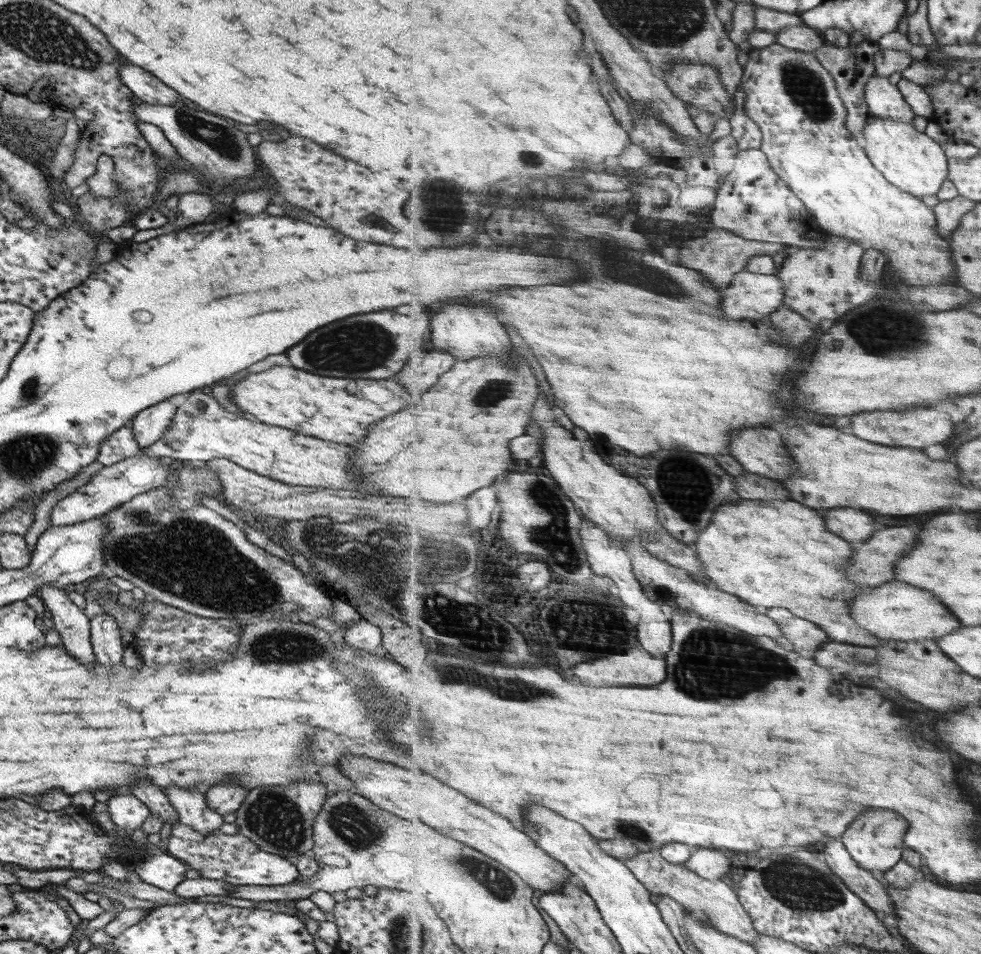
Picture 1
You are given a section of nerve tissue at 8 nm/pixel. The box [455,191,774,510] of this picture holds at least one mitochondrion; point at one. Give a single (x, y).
(616, 265)

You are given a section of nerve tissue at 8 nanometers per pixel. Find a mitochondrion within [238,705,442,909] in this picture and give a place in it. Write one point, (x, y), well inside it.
(274, 818)

